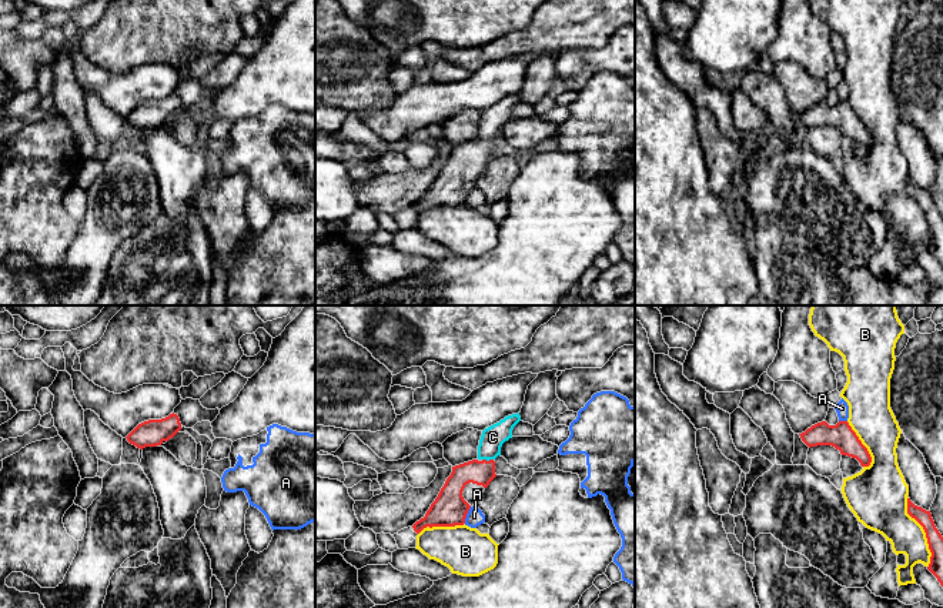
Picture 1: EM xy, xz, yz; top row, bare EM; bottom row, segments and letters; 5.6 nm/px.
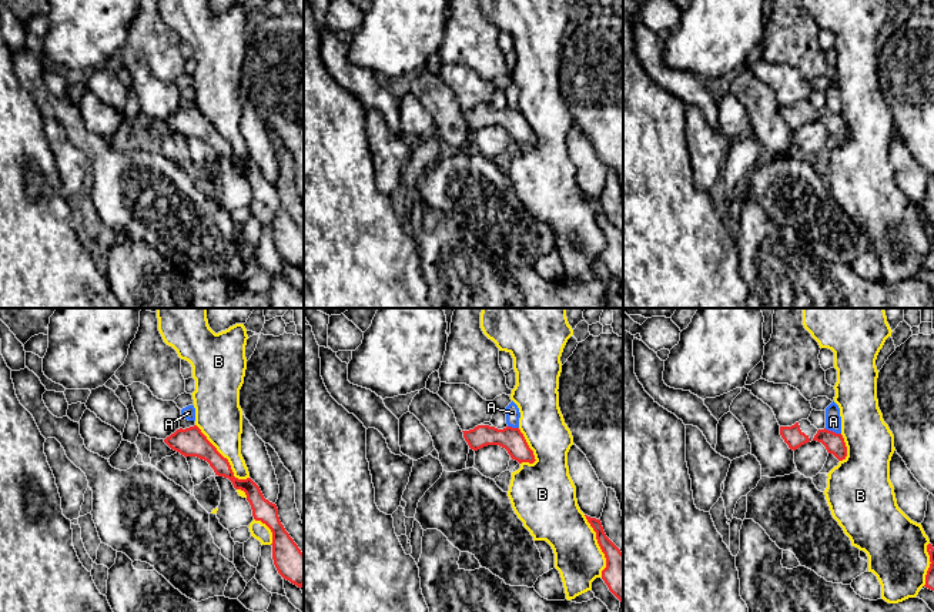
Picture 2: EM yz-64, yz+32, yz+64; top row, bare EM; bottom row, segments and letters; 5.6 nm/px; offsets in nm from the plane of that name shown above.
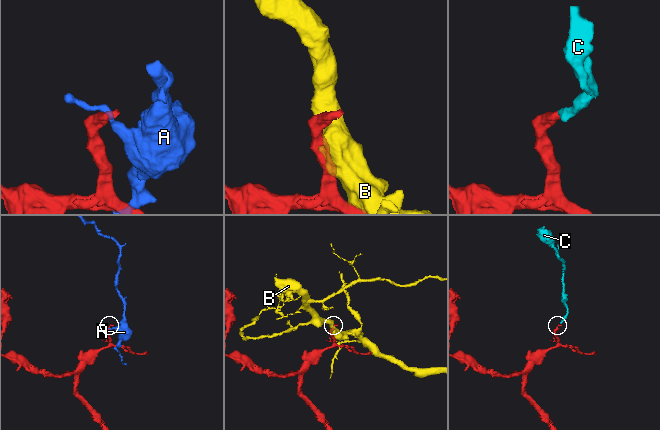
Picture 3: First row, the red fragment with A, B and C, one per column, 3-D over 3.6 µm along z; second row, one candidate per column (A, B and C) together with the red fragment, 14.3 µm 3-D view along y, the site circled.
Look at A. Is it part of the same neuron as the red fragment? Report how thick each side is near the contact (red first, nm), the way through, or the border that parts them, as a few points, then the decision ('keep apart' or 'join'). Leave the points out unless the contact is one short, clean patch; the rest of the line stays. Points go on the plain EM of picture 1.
200/90 nm | keep apart

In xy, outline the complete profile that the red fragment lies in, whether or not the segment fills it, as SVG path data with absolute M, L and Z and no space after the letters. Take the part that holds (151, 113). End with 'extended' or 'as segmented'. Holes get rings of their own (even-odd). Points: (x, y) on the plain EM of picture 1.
M170 94L161 100L148 100L138 104L126 118L130 124L143 130L146 127L157 127L173 118L181 110L177 94Z | as segmented

